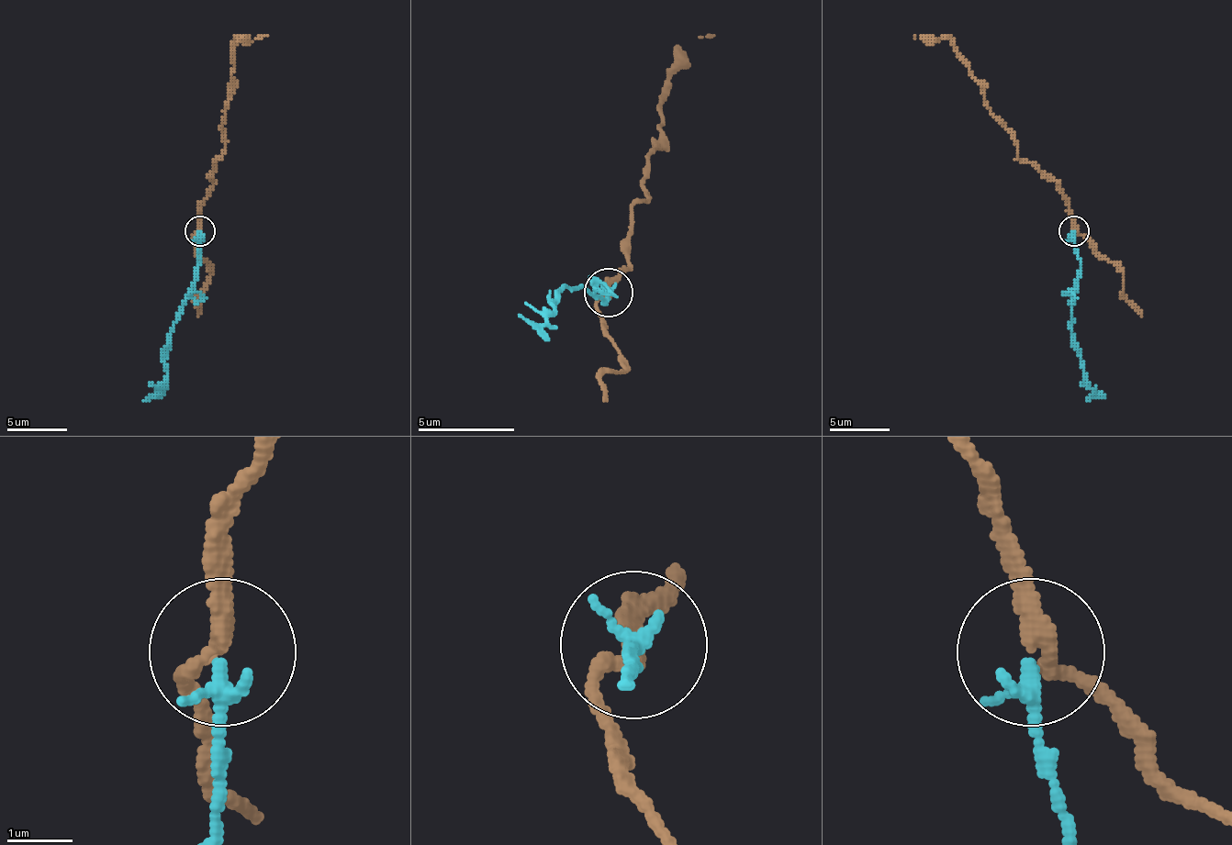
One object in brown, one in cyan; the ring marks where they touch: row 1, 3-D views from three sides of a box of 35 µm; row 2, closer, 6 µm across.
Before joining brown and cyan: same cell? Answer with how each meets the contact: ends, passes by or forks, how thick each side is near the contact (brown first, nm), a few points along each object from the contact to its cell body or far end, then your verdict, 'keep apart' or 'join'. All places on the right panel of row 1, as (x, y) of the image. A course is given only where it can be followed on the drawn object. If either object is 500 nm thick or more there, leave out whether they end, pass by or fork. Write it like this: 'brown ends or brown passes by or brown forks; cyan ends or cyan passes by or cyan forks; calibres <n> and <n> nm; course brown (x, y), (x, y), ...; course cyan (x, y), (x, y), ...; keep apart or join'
brown passes by; cyan ends; calibres 260 and 260 nm; course brown (1075, 231), (1069, 201), (1059, 186), (1017, 156), (1014, 135), (990, 111), (984, 86), (951, 41), (914, 35); course cyan (1075, 231), (1080, 277), (1071, 325), (1083, 380), (1092, 392), (1087, 401); keep apart

